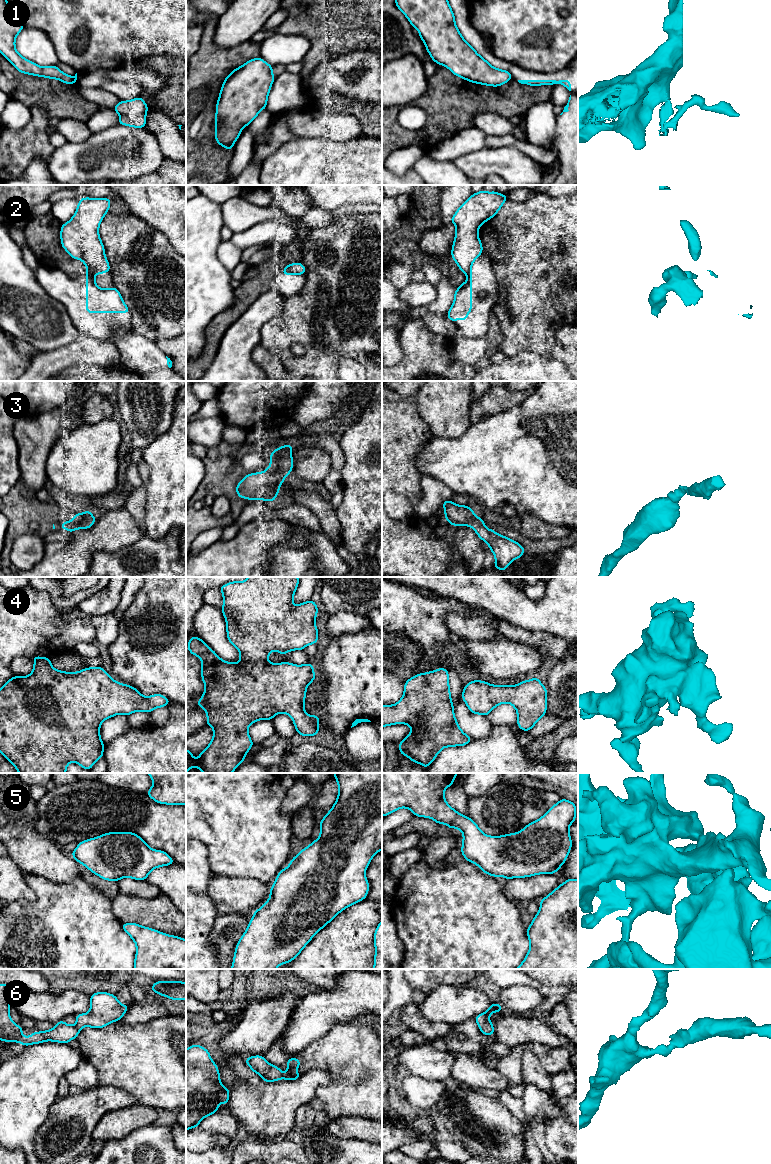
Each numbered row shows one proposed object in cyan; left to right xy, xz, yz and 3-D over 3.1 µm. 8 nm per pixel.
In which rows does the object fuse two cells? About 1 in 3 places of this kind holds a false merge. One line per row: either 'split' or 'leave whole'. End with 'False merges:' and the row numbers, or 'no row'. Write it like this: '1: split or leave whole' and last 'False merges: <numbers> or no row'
1: split
2: split
3: leave whole
4: leave whole
5: leave whole
6: leave whole
False merges: 1, 2

